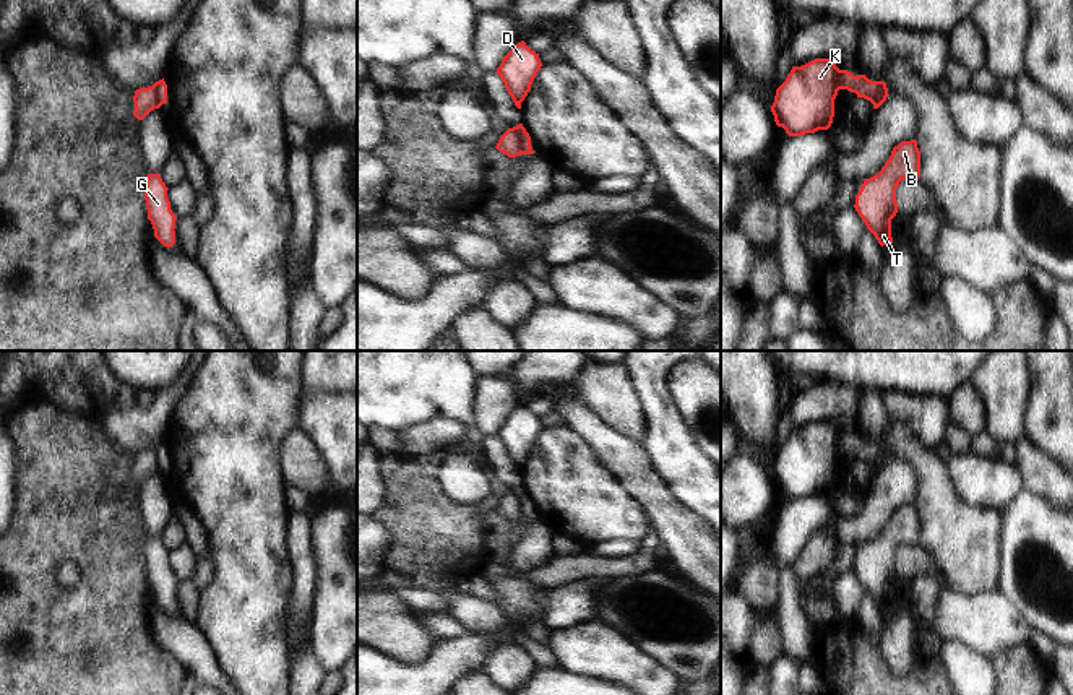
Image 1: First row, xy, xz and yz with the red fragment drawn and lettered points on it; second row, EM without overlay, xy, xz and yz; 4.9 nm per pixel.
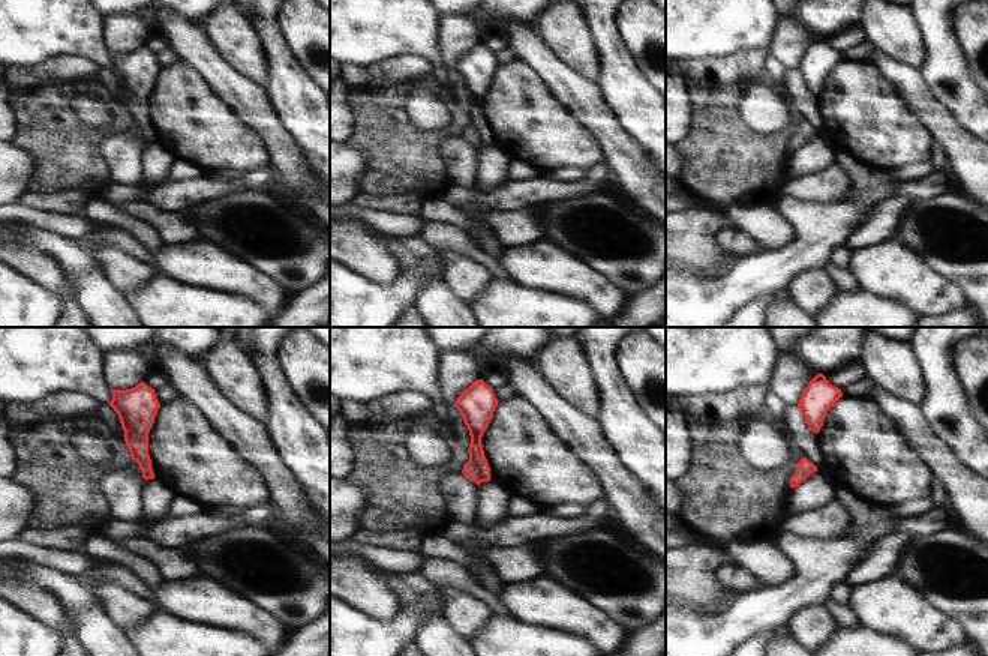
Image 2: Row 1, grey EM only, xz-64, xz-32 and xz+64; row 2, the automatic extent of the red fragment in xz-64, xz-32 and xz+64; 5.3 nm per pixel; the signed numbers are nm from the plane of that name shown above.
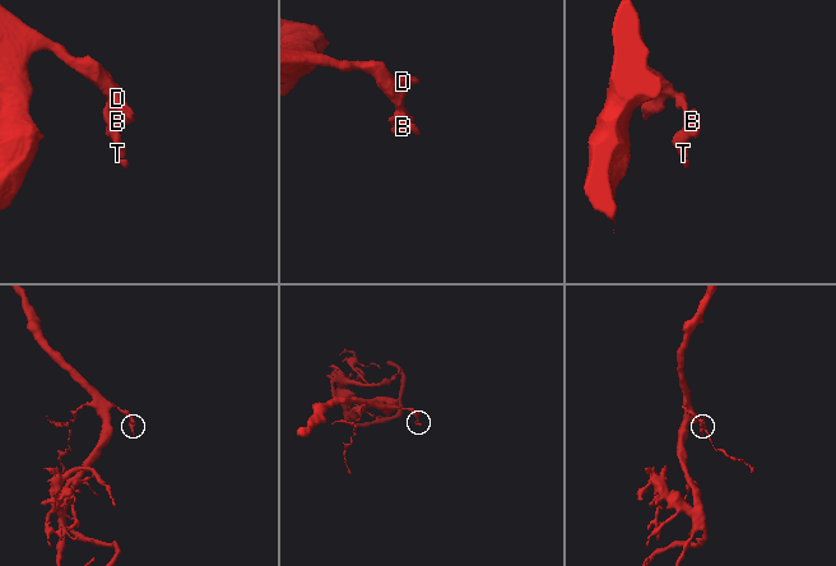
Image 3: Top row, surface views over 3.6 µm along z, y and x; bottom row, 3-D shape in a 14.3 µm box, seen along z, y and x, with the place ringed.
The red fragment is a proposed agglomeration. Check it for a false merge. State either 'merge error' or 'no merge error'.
merge error

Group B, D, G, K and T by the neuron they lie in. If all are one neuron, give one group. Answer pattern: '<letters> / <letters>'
B G T / D K

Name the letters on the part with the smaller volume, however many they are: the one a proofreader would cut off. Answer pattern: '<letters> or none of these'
B, G, T

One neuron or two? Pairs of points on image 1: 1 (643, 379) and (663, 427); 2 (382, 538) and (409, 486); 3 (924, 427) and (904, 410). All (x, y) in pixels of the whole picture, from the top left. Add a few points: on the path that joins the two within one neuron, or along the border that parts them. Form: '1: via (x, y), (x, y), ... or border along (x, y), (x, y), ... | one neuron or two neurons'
1: via (651, 390), (663, 416) | one neuron
2: border along (374, 517), (392, 535), (387, 567) | two neurons
3: via (919, 423), (909, 413) | one neuron

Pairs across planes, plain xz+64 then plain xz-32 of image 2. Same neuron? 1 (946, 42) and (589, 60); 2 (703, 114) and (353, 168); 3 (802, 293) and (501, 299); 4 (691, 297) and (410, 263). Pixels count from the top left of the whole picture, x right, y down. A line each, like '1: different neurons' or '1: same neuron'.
1: different neurons
2: different neurons
3: different neurons
4: different neurons

